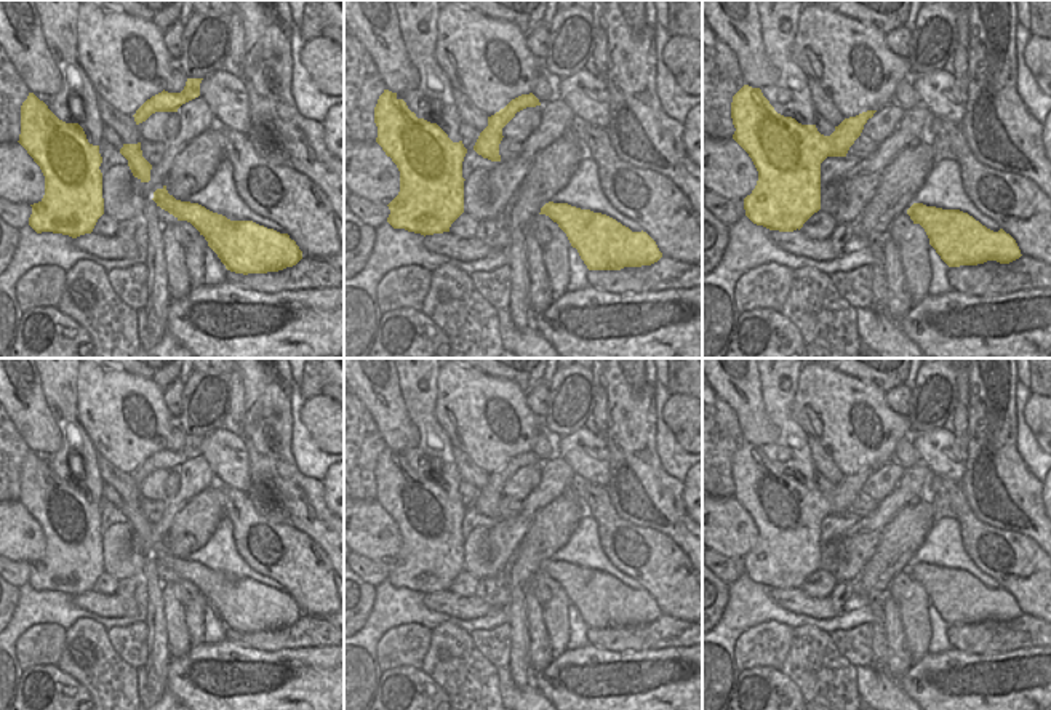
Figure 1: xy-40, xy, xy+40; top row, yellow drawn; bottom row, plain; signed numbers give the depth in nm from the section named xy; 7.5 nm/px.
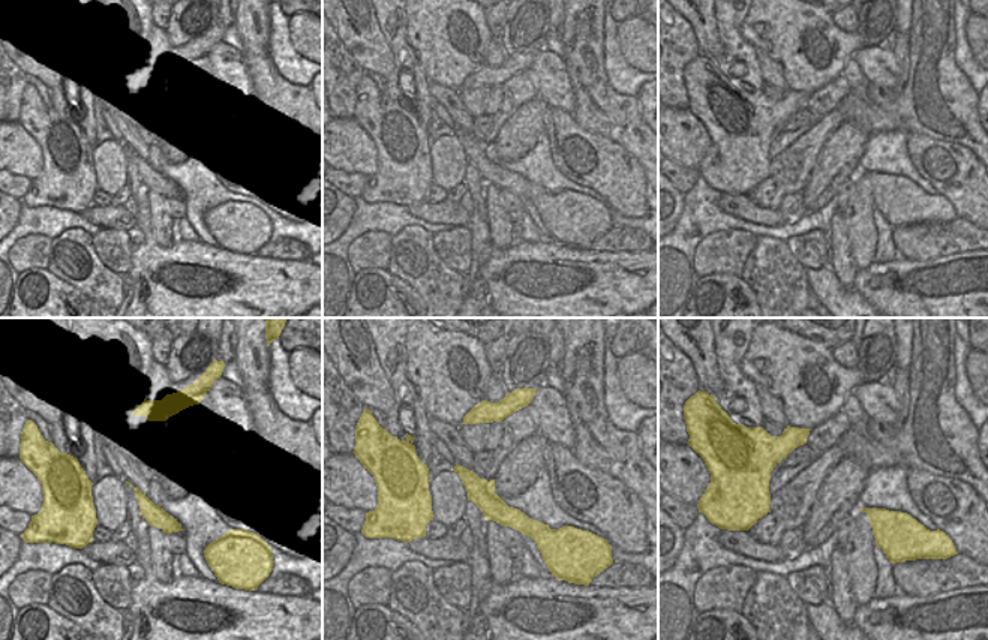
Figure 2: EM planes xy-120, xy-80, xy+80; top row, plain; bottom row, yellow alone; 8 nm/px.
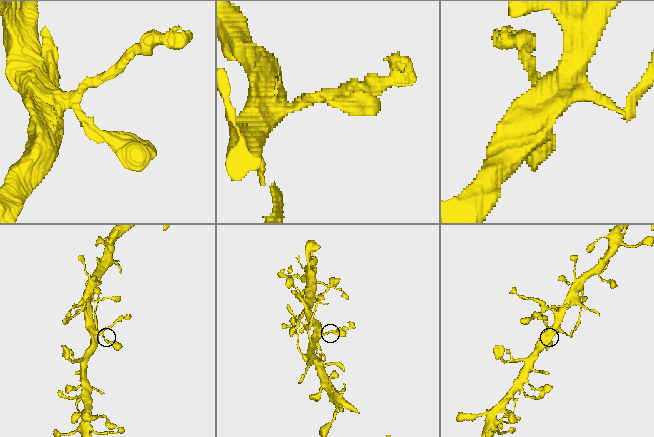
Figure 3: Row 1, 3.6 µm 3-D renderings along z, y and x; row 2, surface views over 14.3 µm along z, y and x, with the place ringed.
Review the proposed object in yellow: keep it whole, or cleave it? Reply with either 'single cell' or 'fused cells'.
single cell

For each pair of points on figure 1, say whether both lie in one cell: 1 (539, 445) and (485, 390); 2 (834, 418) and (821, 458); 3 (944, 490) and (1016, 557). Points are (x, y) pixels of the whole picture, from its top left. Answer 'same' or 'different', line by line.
1: different
2: different
3: same

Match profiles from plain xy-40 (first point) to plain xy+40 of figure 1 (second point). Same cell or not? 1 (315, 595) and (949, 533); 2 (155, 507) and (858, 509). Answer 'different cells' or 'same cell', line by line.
1: different cells
2: same cell

